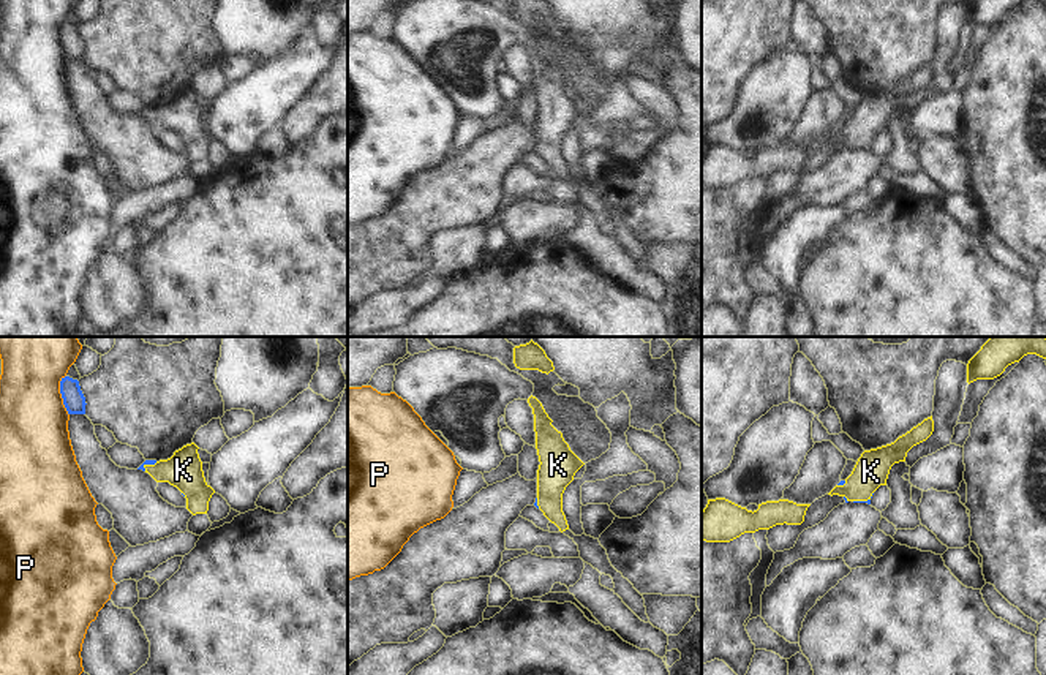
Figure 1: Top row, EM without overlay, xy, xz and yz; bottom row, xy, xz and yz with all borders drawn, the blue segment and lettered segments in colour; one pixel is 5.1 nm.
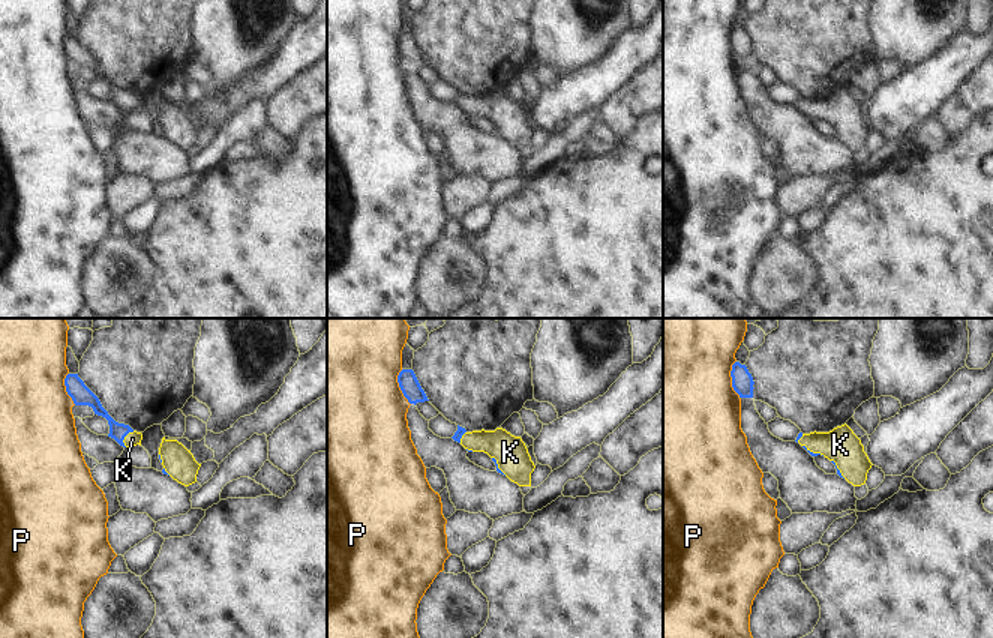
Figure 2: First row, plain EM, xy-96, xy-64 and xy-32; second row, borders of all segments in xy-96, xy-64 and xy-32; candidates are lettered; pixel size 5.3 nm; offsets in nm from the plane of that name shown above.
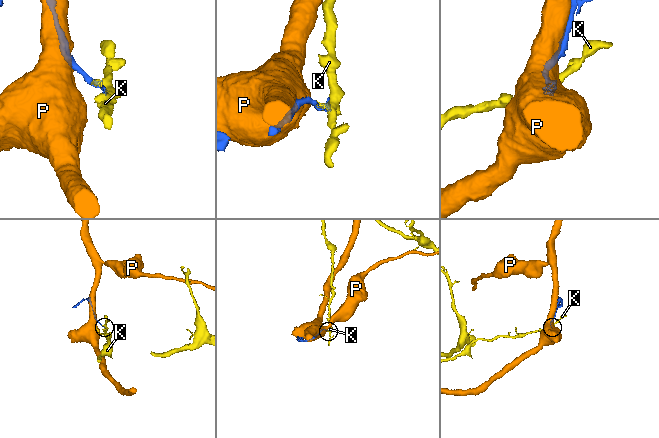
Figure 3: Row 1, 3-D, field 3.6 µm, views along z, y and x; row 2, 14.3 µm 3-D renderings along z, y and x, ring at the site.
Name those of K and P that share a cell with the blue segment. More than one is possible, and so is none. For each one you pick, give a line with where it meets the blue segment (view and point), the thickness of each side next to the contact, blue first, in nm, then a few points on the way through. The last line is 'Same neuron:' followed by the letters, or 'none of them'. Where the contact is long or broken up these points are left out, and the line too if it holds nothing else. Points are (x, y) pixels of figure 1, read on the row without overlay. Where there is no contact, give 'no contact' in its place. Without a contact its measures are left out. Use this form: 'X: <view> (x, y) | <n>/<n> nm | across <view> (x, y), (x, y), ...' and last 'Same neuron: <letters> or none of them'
K: yz (863, 147) | 20/170 nm | across yz (868, 147), (863, 147), (863, 127), (871, 117)
Same neuron: K

